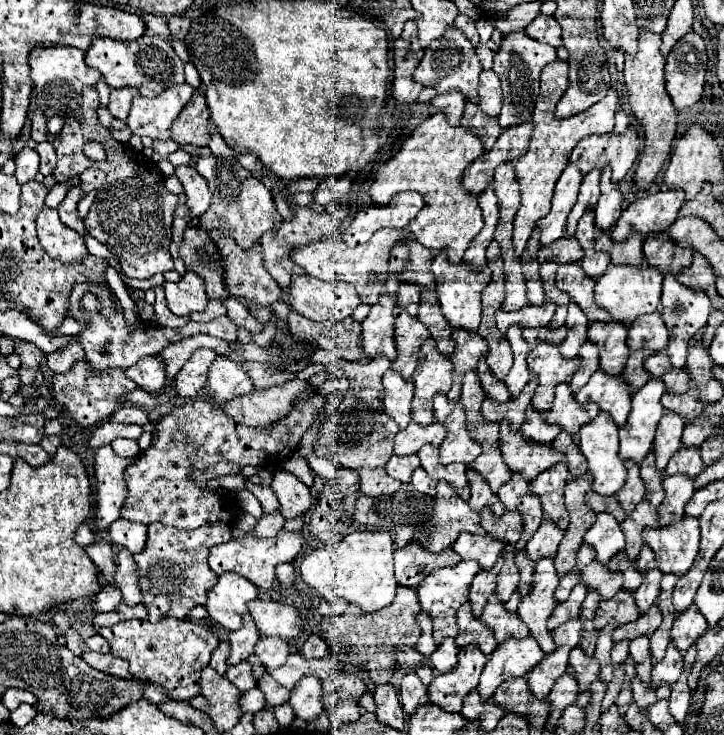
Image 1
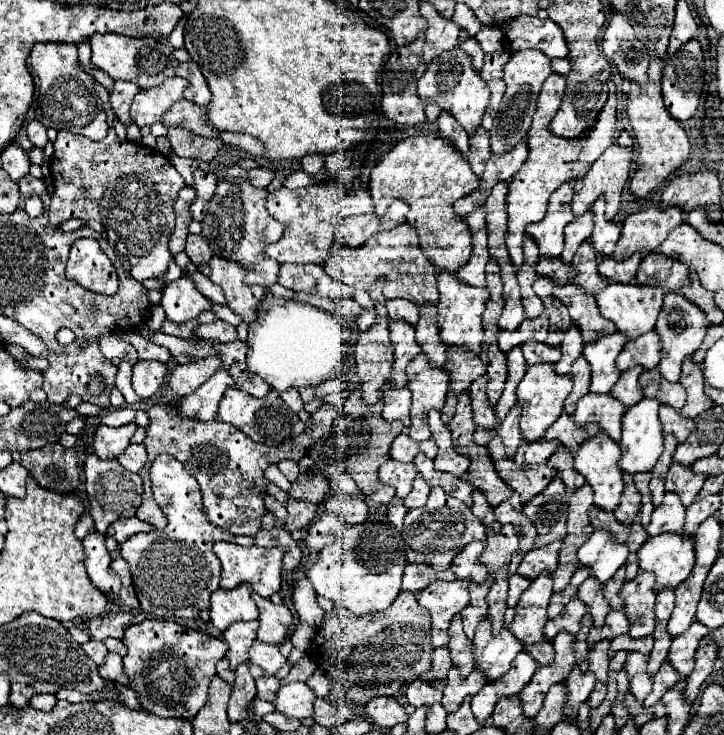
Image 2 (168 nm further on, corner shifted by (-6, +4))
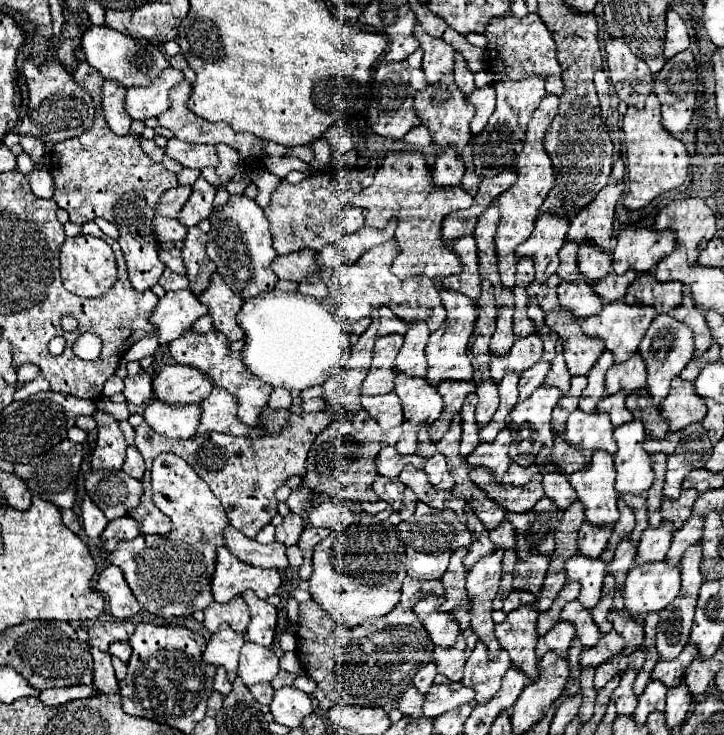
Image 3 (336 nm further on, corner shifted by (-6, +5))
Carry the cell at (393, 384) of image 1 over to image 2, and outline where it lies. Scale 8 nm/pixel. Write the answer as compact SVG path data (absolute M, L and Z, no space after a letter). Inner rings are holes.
M387 388L383 392L383 418L387 422L401 420L405 426L411 424L409 420L409 408L411 408L411 390L409 388Z

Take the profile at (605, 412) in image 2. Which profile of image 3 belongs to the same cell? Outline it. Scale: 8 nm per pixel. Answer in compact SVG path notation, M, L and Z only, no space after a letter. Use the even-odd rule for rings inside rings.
M575 409L569 419L563 433L565 441L577 449L591 449L591 451L607 451L609 455L615 455L617 445L613 439L613 425L609 421L607 413L583 413Z

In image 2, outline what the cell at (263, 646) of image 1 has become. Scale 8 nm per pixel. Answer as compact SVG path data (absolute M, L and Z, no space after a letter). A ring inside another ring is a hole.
M255 640L249 650L249 662L261 666L265 670L265 676L273 676L285 664L285 656L279 652L277 644L265 644L261 640Z

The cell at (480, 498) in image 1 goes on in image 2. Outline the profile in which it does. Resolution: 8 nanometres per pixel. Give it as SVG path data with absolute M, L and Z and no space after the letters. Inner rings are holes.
M479 490L473 492L473 506L471 506L471 510L475 512L475 516L477 516L481 522L485 522L485 526L489 526L489 528L493 528L495 532L499 532L499 524L495 522L493 508L491 508L491 504L487 502L487 498L483 496L483 492L479 492Z

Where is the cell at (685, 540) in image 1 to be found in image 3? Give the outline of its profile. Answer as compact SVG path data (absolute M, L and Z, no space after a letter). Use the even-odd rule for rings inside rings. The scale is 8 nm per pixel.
M657 561L629 571L623 599L631 619L641 621L643 615L665 609L679 595L679 567Z

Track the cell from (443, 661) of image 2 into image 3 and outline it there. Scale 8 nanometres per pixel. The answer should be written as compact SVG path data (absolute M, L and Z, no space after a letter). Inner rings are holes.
M427 663L427 665L413 677L413 687L423 689L423 691L427 693L427 689L433 685L435 675L437 675L437 671L435 671L435 663Z

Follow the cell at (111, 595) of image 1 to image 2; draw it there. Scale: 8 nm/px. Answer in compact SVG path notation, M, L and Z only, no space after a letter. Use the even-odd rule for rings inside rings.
M91 532L87 538L83 538L83 546L85 546L85 568L87 574L91 578L91 582L107 594L119 596L121 590L121 578L111 570L111 556L105 550L105 536Z

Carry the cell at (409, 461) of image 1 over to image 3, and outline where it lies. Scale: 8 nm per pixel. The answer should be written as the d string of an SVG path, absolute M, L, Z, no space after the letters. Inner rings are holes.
M375 477L373 481L373 491L381 501L387 501L393 511L401 509L401 495L405 491L403 485L399 485L397 479L389 479L389 477Z

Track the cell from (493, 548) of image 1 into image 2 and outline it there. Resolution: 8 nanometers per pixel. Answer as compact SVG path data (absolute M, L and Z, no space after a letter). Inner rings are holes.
M471 542L471 544L467 544L455 556L455 562L451 562L451 570L459 578L471 578L471 580L483 584L487 580L487 576L489 576L489 568L479 562L479 556L483 554L485 548L487 548L487 542Z

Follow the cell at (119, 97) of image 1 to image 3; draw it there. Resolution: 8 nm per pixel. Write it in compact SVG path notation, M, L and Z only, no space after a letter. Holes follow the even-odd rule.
M105 81L101 87L101 107L103 107L103 117L107 121L107 127L115 135L127 135L131 127L131 117L123 109L123 97L125 97L125 87L119 85L117 81Z

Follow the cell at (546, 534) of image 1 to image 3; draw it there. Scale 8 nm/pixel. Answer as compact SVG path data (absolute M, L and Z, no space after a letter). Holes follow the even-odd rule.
M535 555L535 557L529 557L527 561L517 561L513 571L513 589L539 595L547 567L549 567L549 557Z

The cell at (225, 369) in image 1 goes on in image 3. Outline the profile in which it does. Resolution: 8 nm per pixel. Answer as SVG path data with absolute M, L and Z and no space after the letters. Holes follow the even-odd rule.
M153 399L147 405L143 419L161 437L191 439L199 425L199 405L175 409L171 405L163 405L163 401Z

